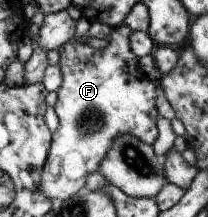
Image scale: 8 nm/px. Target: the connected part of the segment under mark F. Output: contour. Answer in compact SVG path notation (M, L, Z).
M82 16L77 21L75 38L67 42L60 53L63 85L54 107L59 126L43 170L43 193L53 201L78 194L89 177L99 172L119 135L133 135L151 145L159 137L159 111L155 107L155 89L159 85L139 69L140 57L131 47L132 29L127 25L115 28L108 45L96 49L83 43L83 37L92 26L90 21Z

